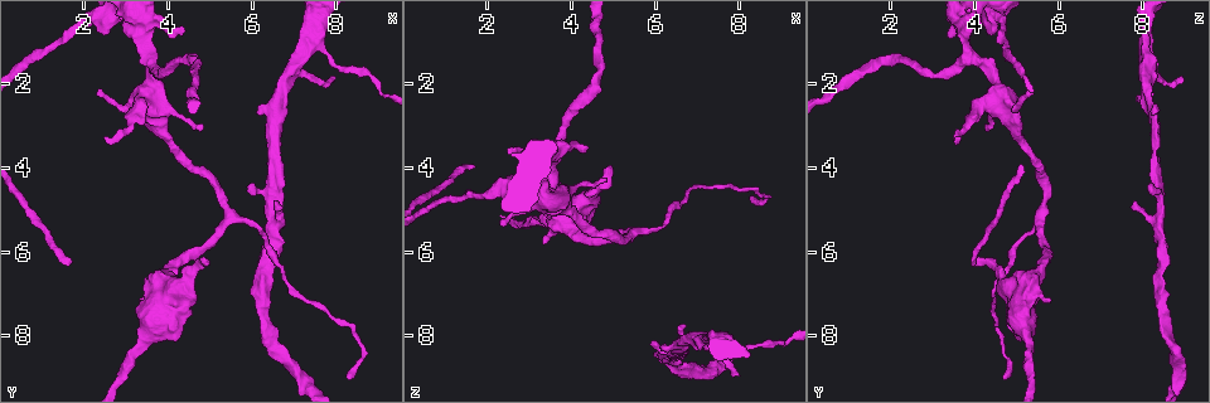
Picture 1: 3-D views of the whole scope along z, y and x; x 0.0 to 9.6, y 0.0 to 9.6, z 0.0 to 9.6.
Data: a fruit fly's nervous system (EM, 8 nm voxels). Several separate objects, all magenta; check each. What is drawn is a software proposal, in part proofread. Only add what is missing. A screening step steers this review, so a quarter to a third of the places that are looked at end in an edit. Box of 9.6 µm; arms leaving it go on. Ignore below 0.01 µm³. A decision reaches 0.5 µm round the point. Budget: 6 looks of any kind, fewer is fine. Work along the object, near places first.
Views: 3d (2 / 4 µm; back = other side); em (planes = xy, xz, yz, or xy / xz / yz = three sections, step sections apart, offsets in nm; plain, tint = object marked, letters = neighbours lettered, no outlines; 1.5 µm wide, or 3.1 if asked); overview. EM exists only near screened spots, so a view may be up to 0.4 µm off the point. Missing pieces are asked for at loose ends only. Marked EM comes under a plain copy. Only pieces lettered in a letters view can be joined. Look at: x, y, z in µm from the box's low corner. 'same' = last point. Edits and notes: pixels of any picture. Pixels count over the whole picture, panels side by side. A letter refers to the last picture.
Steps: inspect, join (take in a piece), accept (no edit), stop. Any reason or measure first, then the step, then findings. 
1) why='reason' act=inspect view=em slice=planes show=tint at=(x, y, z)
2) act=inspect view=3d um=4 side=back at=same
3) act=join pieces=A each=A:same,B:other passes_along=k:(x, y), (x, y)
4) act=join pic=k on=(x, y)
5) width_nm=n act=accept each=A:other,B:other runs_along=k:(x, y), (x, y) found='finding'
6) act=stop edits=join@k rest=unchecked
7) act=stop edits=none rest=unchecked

why='free end' act=inspect view=3d um=4 at=(1.70, 6.20, 4.00)

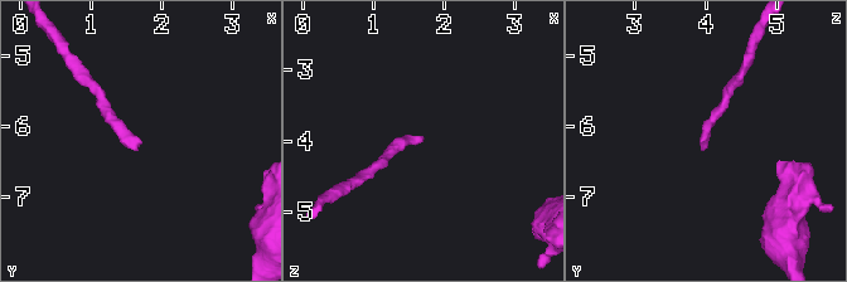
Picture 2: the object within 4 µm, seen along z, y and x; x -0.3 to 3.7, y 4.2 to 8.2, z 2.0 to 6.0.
why='now the EM' act=inspect view=em slice=planes show=letters at=(1.75, 6.20, 3.95)

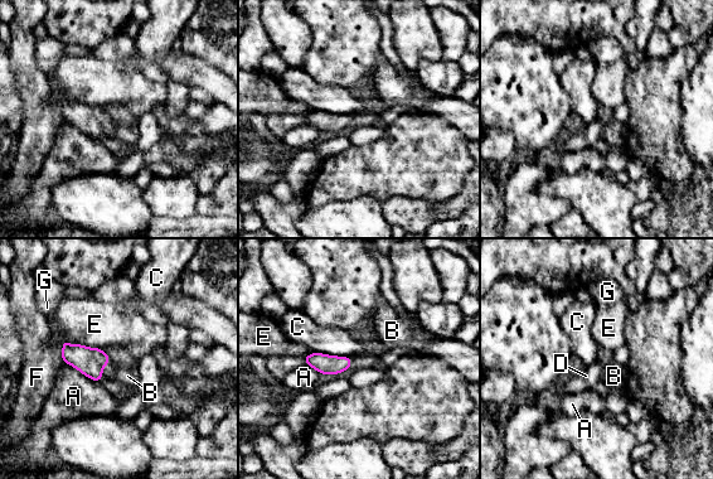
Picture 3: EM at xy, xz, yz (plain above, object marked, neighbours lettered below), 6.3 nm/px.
act=join pieces=D each=A:other,B:other,C:other,D:same,E:other,F:other,G:other found='it goes on there'

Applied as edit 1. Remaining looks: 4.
why='tapers out' act=inspect view=3d um=2 at=(2.55, 3.30, 3.60)

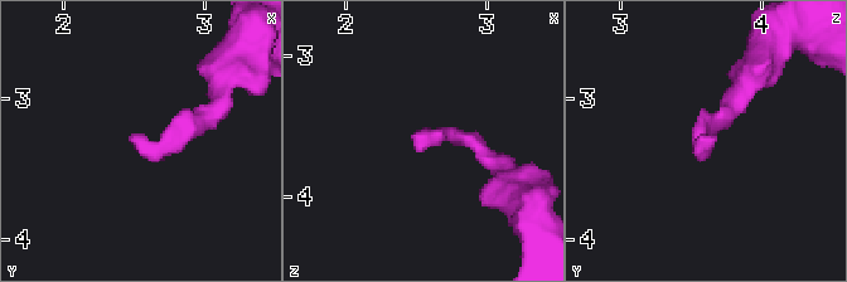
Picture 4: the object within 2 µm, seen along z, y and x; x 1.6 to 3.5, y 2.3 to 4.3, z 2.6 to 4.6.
act=inspect view=em slice=xy step=8 show=letters at=(2.52, 3.30, 3.68)

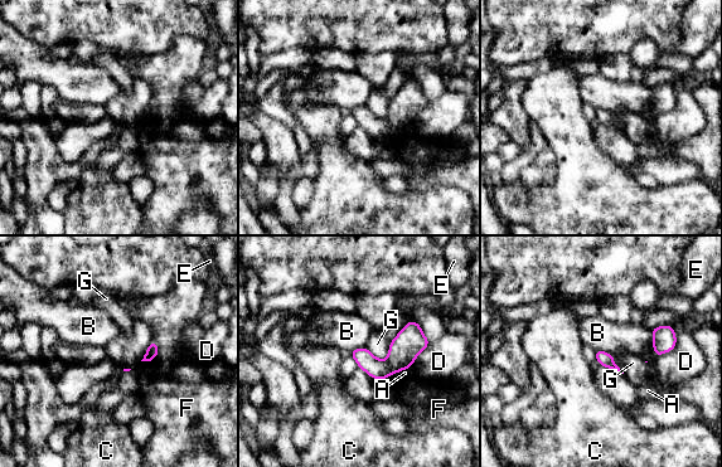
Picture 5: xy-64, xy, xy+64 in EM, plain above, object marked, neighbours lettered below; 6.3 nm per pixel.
act=accept each=A:other,B:other,C:other,D:other,E:other,F:other,G:other found='no lettered piece goes on from it'

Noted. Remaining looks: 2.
why='branch stops here' act=inspect view=em slice=planes show=letters at=(6.20, 2.70, 8.30)

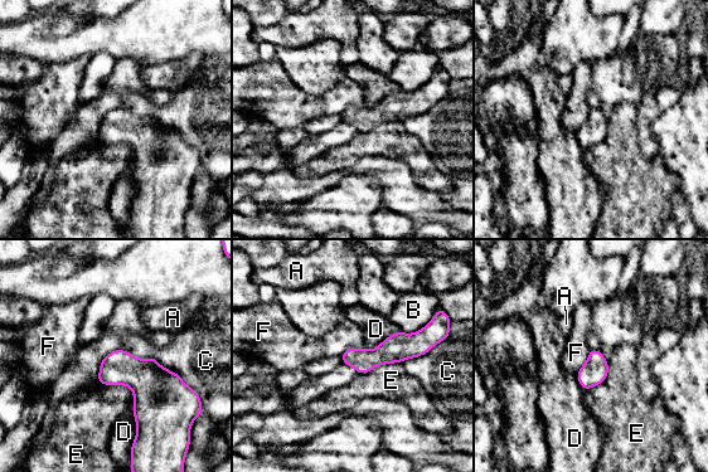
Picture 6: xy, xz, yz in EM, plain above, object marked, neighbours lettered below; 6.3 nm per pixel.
width_nm=160 act=accept each=A:other,B:other,C:other,D:other,E:other,F:other runs_along=6:(425, 346), (345, 359) found='none of them fits'

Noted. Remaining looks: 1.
act=stop edits=join@3 rest=unchecked

